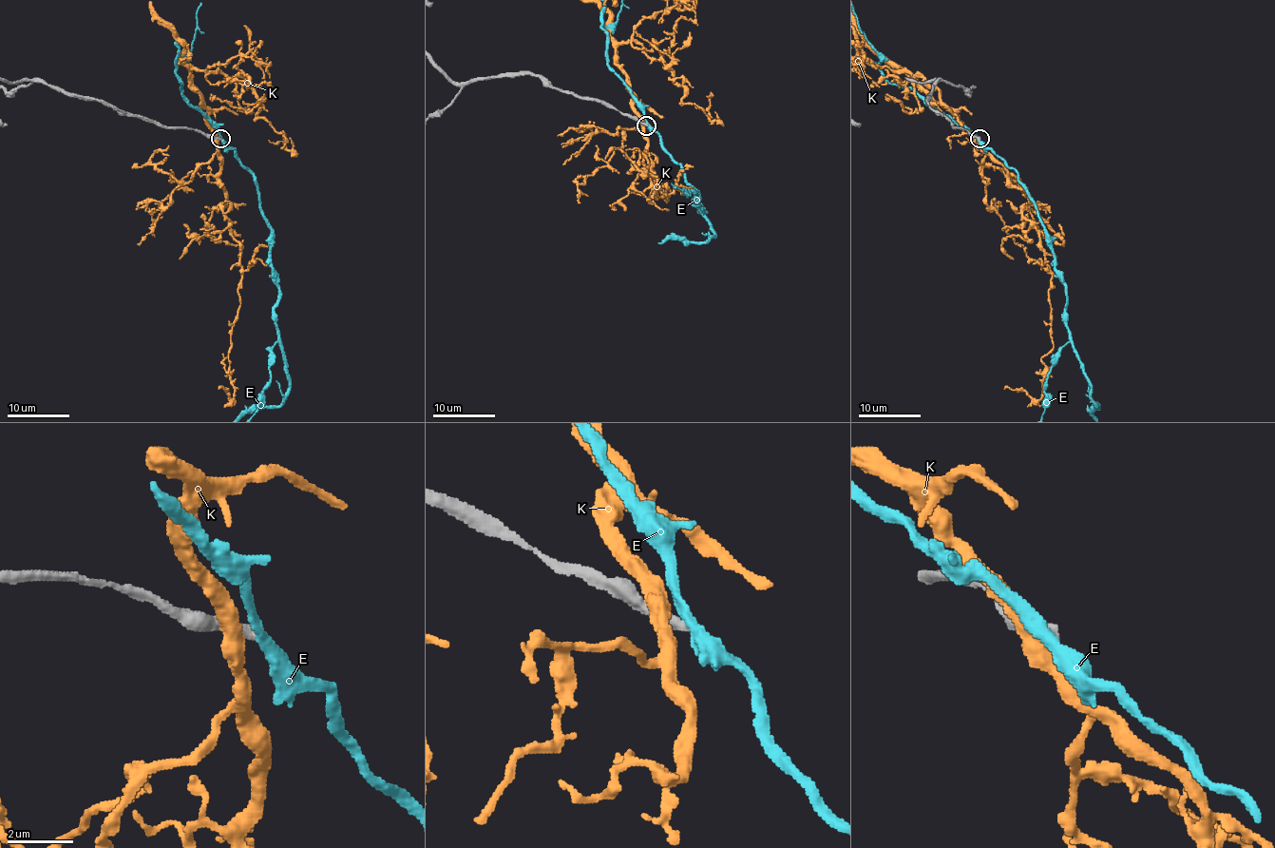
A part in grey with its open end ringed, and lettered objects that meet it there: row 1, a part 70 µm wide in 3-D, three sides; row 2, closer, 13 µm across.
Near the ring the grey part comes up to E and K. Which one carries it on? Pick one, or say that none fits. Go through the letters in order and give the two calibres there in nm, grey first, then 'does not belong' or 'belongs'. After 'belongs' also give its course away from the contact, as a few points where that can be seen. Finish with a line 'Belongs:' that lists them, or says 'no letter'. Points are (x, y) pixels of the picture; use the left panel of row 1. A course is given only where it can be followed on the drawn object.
E: 320 nm thick on the grey side, 360 nm on the other; does not belong
K: 360 nm thick on the grey side, 480 nm on the other; does not belong
Belongs: no letter

